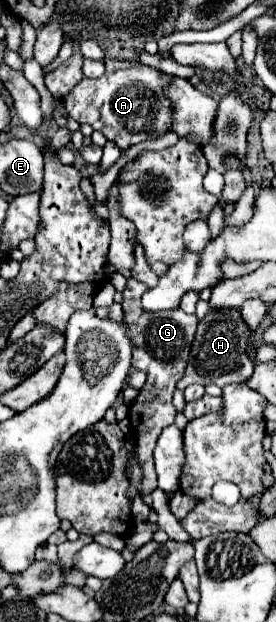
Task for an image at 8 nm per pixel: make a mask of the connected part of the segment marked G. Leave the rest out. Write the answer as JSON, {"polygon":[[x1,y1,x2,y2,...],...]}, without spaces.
{"polygon":[[130,278,124,290,122,308,124,308,124,322,128,326,126,336,132,340,132,368,146,372,146,382,140,388,140,394,136,396,130,408,130,422,136,438,136,460,142,468,142,480,138,490,152,492,156,490,152,452,162,428,168,424,174,424,176,408,172,404,172,394,176,390,176,382,184,376,184,370,188,366,190,346,194,342,198,320,194,314,186,314,180,308,176,308,174,312,146,312,140,302,146,290,148,288,142,282]]}

